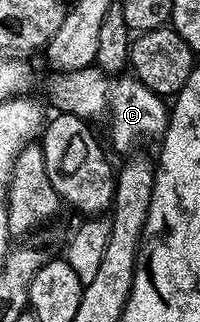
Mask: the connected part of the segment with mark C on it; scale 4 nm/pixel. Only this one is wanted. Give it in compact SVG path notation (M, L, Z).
M94 65L83 68L81 71L59 72L49 84L49 98L56 107L55 110L59 112L73 114L86 120L94 120L93 118L103 120L107 116L107 132L111 135L111 144L117 151L123 152L122 154L134 153L142 149L139 147L149 143L150 140L158 141L167 131L168 101L153 90L149 90L149 87L143 85L131 74L112 74Z

